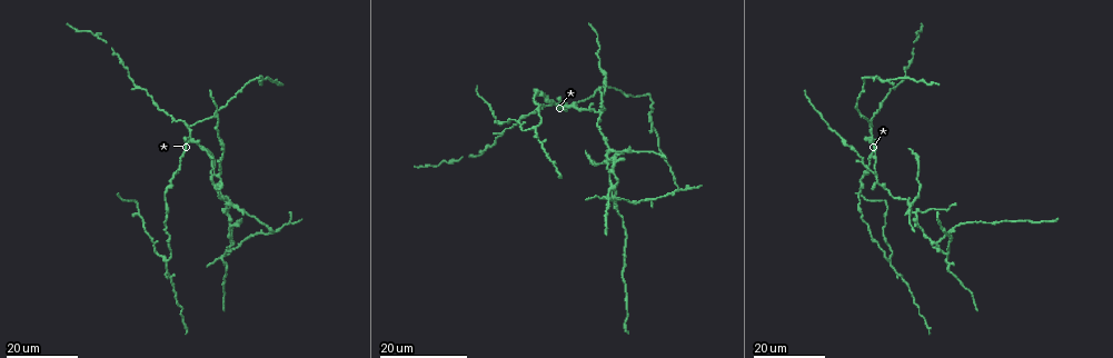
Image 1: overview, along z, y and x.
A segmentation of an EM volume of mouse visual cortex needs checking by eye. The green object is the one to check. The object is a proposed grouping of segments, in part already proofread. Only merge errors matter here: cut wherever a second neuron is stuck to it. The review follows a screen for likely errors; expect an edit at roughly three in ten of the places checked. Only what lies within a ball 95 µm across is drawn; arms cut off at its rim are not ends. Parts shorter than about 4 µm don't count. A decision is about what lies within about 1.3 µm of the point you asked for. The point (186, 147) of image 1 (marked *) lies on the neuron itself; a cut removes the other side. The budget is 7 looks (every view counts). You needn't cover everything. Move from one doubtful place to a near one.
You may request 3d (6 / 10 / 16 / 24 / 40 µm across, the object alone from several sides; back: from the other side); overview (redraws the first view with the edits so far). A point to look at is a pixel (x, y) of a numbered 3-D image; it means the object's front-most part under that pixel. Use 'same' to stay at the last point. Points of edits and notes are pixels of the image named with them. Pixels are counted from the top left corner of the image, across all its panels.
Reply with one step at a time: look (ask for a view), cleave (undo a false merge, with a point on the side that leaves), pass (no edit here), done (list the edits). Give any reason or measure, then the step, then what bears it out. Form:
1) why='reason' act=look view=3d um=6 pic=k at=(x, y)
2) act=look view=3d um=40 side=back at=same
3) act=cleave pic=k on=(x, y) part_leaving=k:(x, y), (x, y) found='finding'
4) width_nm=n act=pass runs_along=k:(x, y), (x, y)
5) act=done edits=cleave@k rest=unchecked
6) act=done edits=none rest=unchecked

act=look view=3d um=16 pic=1 at=(872, 137)

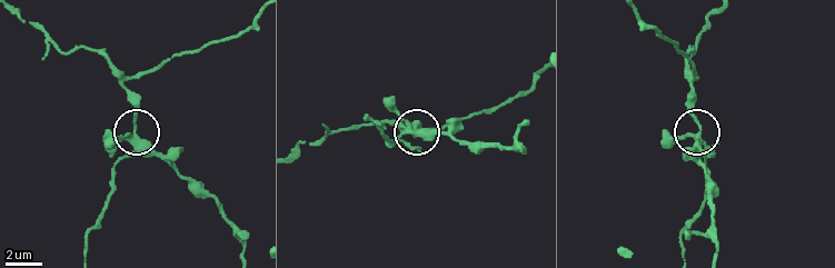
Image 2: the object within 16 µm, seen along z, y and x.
why='closer look' act=look view=3d um=6 pic=2 at=(414, 131)

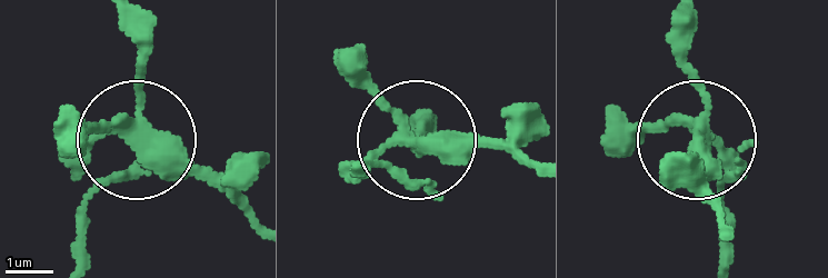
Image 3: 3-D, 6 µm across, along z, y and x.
act=look view=3d um=6 side=back pic=3 at=(140, 129)

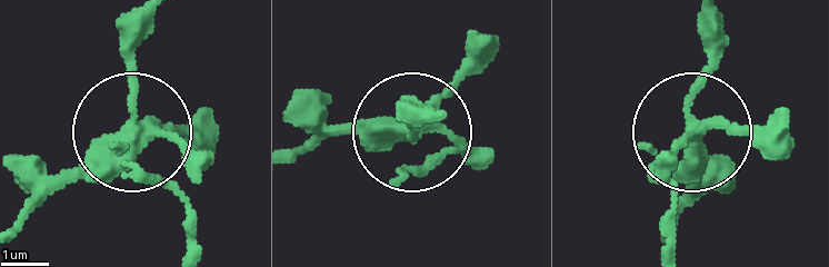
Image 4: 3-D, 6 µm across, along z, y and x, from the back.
width_nm=330 act=pass runs_along=4:(197, 240), (181, 148), (137, 125), (137, 17) found='all the same neuron'

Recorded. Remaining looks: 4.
why='sudden change in width' act=look view=3d um=24 pic=1 at=(922, 211)

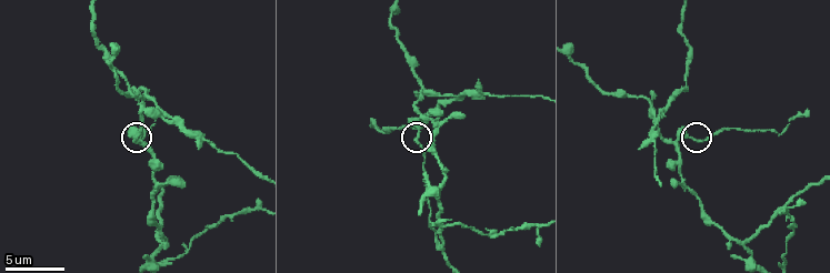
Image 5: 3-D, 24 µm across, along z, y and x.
why='zoom in' act=look view=3d um=6 pic=5 at=(696, 139)

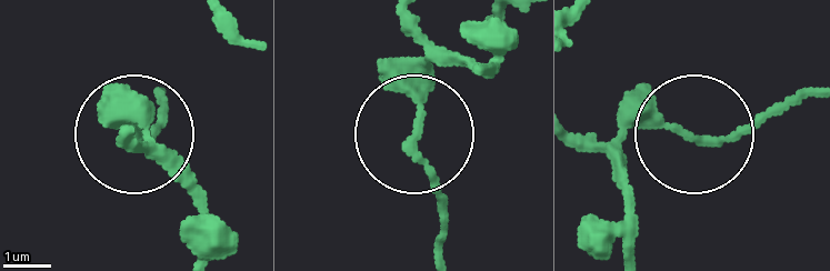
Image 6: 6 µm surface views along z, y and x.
act=pass runs_along=6:(417, 14), (429, 50), (417, 146), (441, 253) found='continuous, no second neuron'

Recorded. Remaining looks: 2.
why='three arms meet' act=look view=3d um=16 pic=1 at=(891, 262)

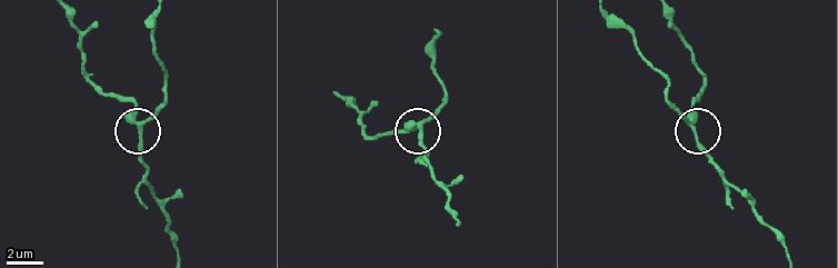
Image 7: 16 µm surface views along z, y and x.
why='zoom in' act=look view=3d um=10 pic=7 at=(421, 124)

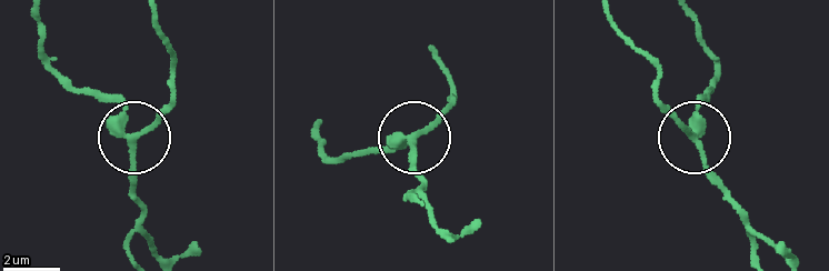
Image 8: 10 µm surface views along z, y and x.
act=pass runs_along=8:(607, 17), (652, 68), (661, 103), (729, 194) found='one neuron here'

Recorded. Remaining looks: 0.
act=done edits=none rest=unchecked

